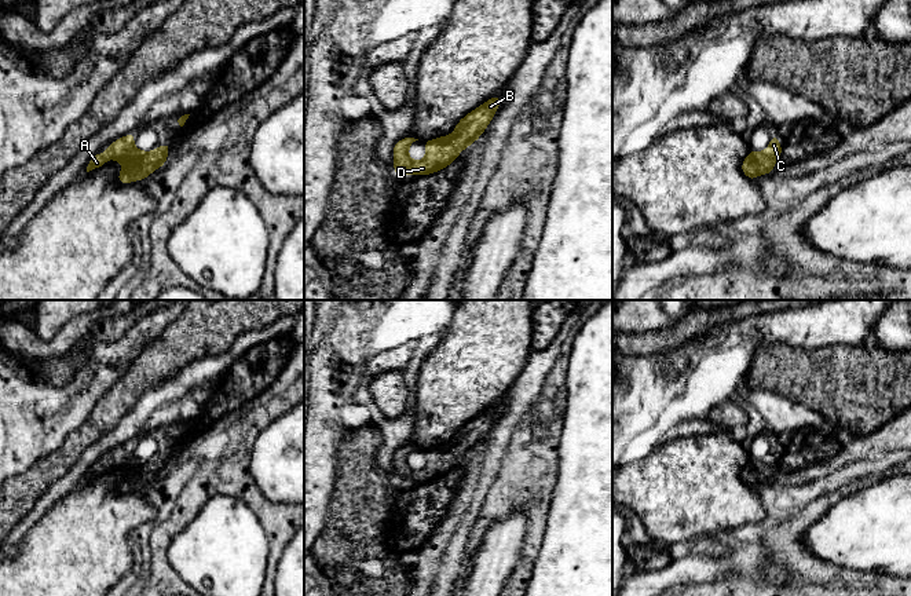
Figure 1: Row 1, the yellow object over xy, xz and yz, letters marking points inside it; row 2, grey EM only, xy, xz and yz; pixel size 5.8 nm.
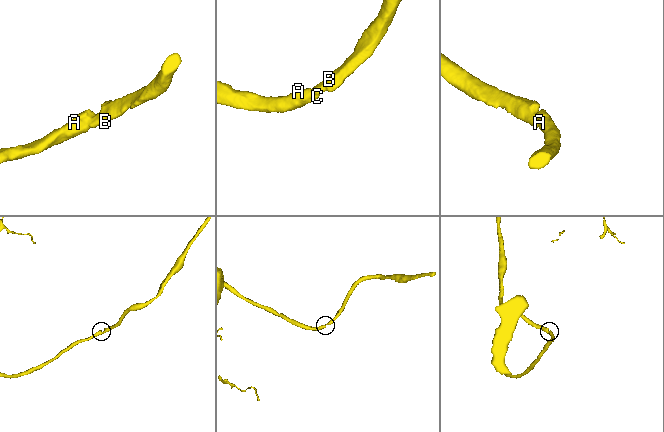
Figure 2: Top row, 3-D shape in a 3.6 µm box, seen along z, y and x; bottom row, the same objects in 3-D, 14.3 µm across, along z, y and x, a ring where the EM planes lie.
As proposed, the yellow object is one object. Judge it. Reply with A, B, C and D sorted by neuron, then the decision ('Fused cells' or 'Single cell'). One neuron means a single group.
Groups: A B C D. Single cell

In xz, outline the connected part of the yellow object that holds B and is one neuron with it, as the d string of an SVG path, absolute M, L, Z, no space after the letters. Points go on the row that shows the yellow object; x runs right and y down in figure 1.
M497 95L468 113L456 125L454 132L433 140L424 140L427 154L421 161L413 161L407 153L410 145L418 139L405 138L394 146L394 169L403 179L407 172L413 175L431 175L450 165L458 154L471 146L493 120L501 98Z

